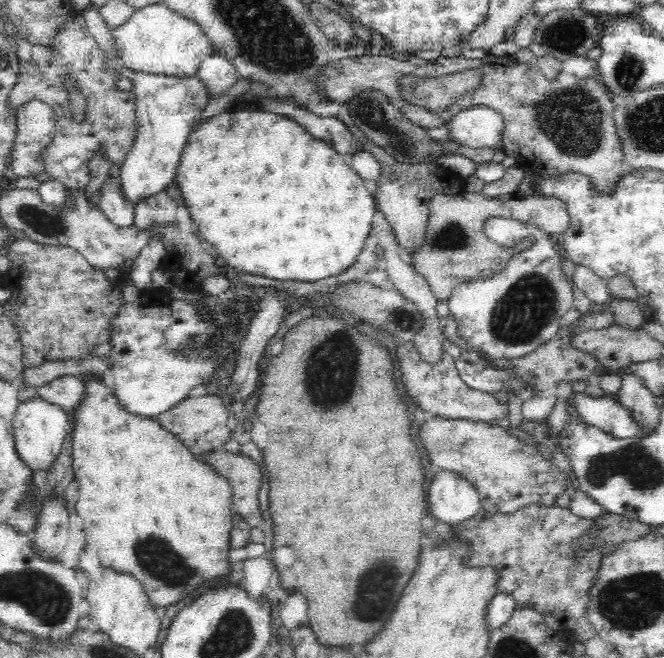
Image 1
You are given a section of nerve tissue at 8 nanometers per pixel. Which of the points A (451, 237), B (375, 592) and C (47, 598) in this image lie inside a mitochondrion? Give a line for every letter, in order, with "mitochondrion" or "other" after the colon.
A: mitochondrion
B: mitochondrion
C: mitochondrion

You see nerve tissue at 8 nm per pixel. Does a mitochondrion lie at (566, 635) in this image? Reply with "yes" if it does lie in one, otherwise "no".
no

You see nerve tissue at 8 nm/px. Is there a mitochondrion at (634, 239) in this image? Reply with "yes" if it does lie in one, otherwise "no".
no

